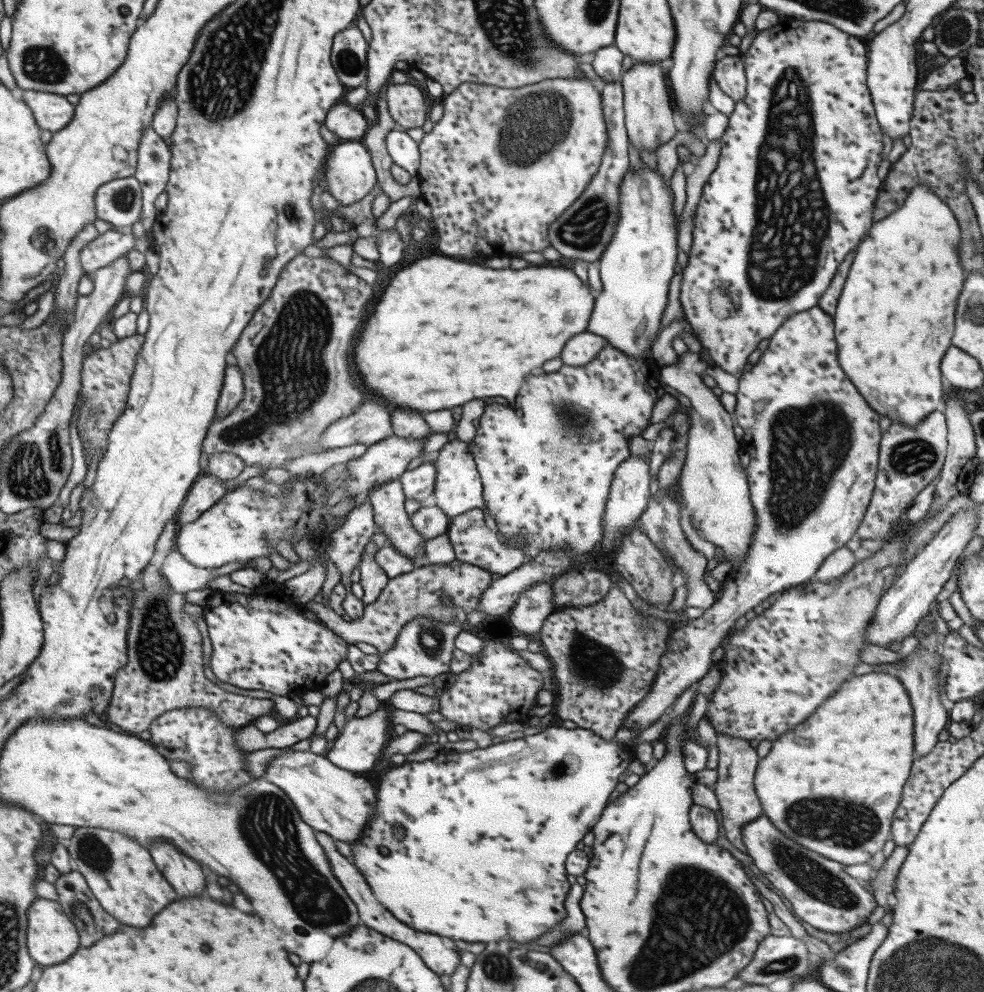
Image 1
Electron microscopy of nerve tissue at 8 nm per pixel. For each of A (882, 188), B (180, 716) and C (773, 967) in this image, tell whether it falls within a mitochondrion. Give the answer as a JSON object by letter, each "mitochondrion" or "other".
{"A":"other","B":"other","C":"mitochondrion"}

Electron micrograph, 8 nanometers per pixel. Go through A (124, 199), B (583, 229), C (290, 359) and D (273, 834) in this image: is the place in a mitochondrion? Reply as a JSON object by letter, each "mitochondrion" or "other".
{"A":"mitochondrion","B":"mitochondrion","C":"mitochondrion","D":"mitochondrion"}

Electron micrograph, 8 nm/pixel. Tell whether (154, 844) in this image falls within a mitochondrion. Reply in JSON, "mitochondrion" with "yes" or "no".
{"mitochondrion":"no"}

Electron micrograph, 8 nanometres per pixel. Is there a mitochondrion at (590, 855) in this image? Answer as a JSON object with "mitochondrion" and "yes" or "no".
{"mitochondrion":"no"}

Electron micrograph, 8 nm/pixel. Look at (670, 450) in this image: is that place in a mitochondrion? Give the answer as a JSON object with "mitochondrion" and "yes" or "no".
{"mitochondrion":"no"}

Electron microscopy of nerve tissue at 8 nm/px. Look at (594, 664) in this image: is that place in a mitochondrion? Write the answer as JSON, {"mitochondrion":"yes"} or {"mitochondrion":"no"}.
{"mitochondrion":"yes"}

